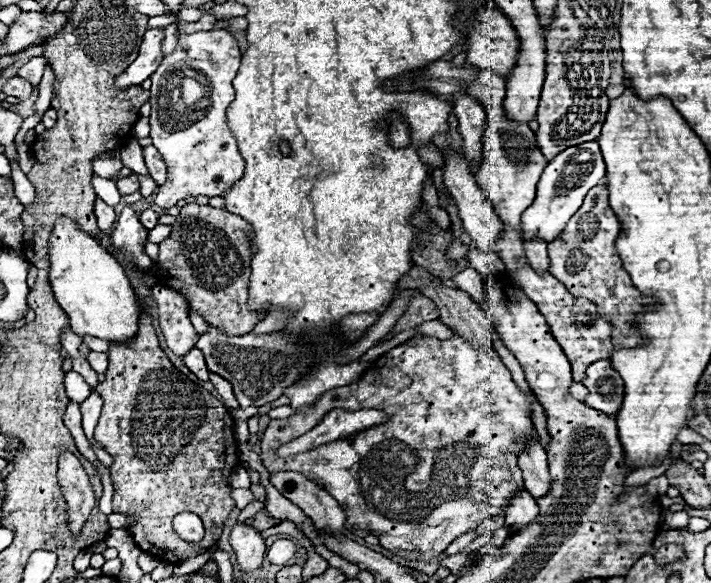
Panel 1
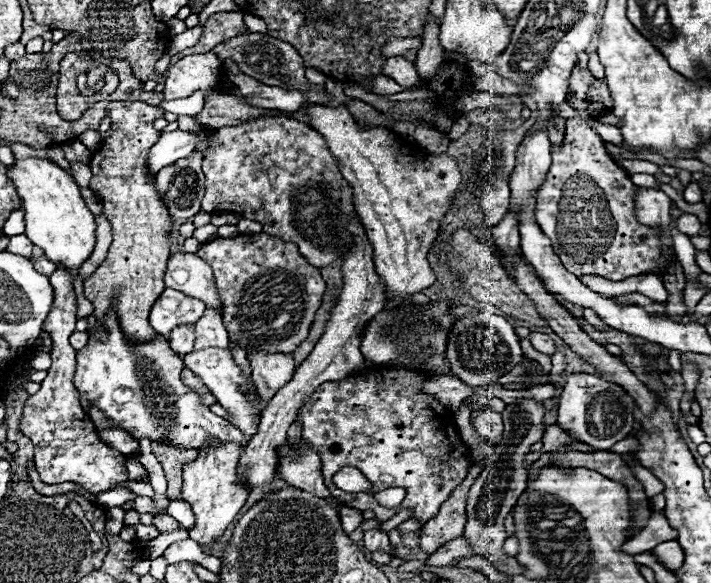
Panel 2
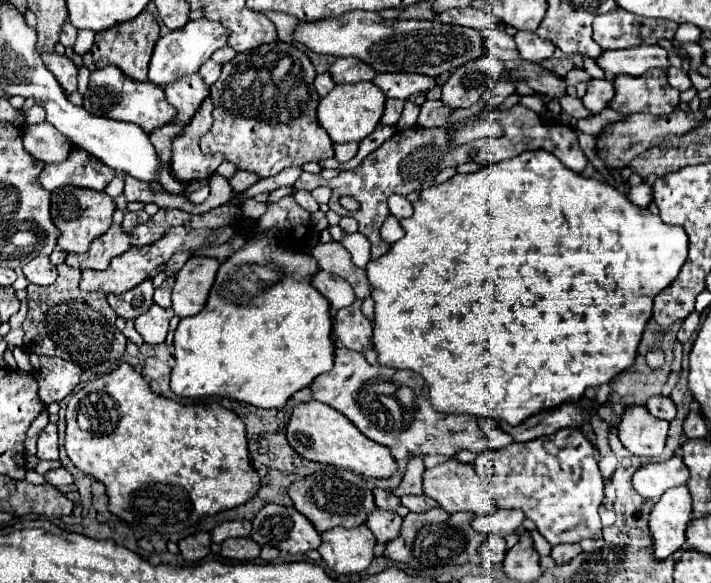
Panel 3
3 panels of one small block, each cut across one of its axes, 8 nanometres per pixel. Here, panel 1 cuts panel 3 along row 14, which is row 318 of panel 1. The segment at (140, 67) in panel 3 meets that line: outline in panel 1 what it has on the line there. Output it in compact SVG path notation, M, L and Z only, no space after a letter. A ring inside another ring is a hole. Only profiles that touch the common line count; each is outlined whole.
M138 298L138 302L142 308L142 314L138 318L138 334L130 342L110 344L108 370L104 374L104 380L94 388L104 400L94 438L100 440L104 444L104 450L114 458L110 468L114 482L114 512L136 516L136 524L128 528L130 538L142 550L150 552L150 556L156 556L162 562L178 564L214 546L222 534L230 510L236 506L230 496L232 486L228 478L238 462L238 442L234 436L234 418L230 416L230 412L206 388L188 380L178 368L172 366L168 356L160 348L156 330L152 326L150 306L144 302L144 298ZM182 512L194 512L202 518L206 534L200 542L186 542L176 534L172 520Z

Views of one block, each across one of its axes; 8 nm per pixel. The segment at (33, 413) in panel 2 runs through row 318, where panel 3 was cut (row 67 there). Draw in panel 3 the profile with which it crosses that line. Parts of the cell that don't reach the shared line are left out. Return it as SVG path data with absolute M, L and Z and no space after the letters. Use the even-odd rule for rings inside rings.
M42 54L42 62L44 66L54 74L54 78L58 80L58 84L68 92L76 92L76 74L78 68L72 64L72 60L68 56L60 56L60 54Z

